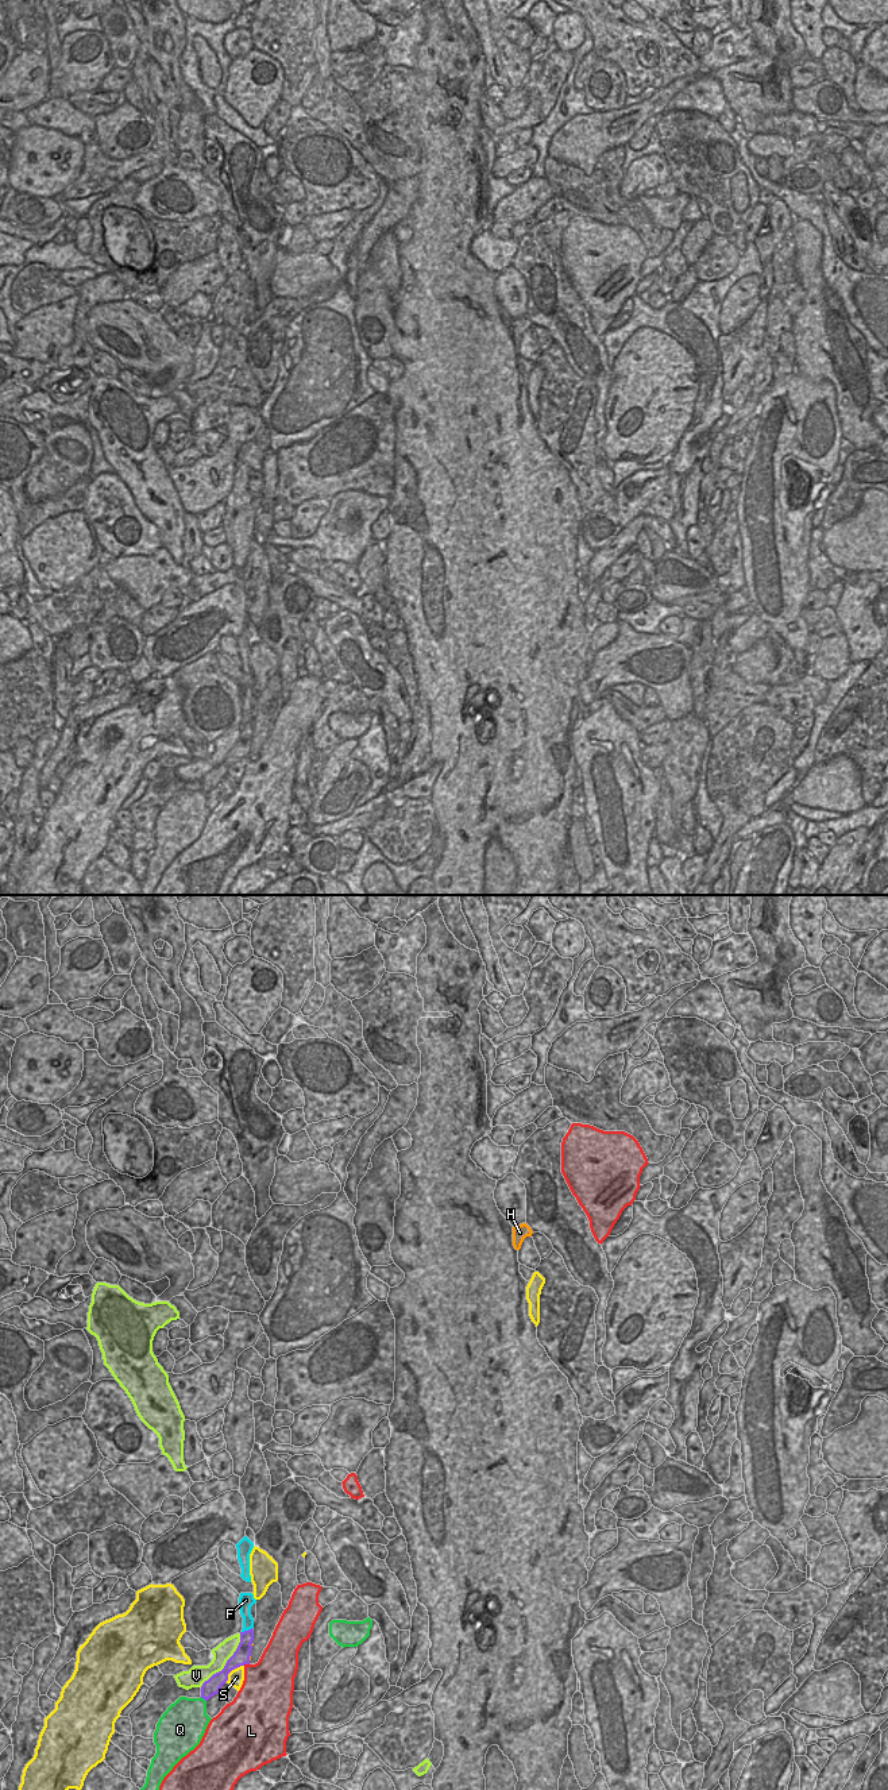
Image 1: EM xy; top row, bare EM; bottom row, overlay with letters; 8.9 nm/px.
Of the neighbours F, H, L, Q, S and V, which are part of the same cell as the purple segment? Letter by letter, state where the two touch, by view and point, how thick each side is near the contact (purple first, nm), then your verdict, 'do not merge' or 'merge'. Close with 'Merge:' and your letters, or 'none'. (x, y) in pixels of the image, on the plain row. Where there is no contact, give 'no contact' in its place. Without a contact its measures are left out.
F: meets purple in xy at (246, 724); 150 nm thick on the purple side, 110 nm on the other; do not merge
H: meets purple in xy at (248, 751); 150 nm thick on the purple side, 20 nm on the other; merge
L: meets purple in xy at (246, 756); 150 nm thick on the purple side, 400 nm on the other; do not merge
Q: meets purple in xy at (203, 790); 150 nm thick on the purple side, 380 nm on the other; do not merge
S: meets purple in xy at (232, 762); 150 nm thick on the purple side, 140 nm on the other; do not merge
V: meets purple in xy at (227, 755); 150 nm thick on the purple side, 150 nm on the other; do not merge
Merge: H

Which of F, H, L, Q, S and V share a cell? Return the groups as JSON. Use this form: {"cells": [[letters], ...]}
{"cells": [["F"], ["H"], ["L"], ["Q"], ["S"], ["V"]]}

